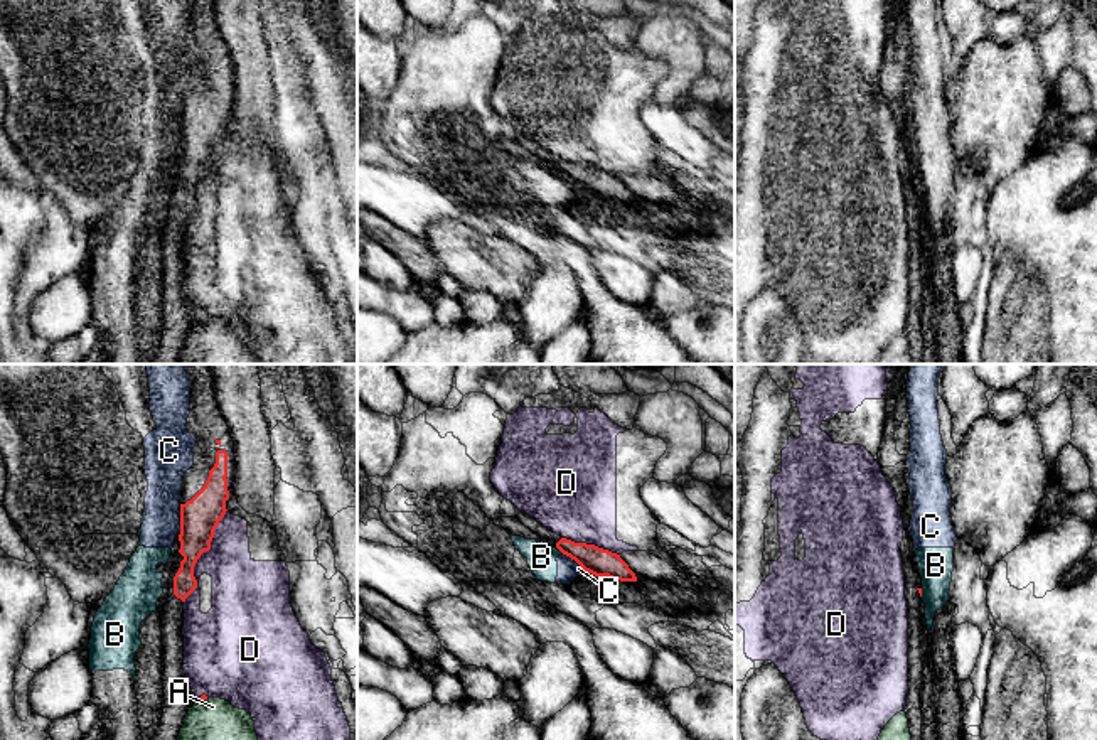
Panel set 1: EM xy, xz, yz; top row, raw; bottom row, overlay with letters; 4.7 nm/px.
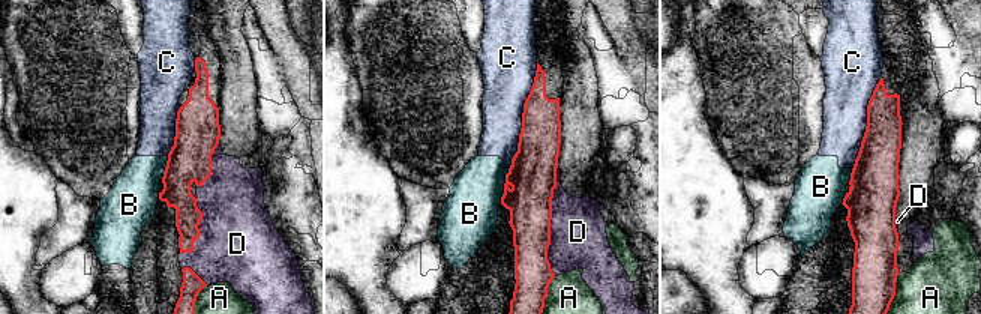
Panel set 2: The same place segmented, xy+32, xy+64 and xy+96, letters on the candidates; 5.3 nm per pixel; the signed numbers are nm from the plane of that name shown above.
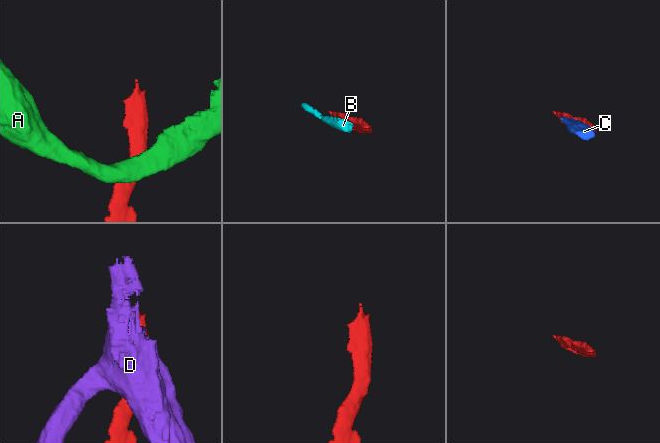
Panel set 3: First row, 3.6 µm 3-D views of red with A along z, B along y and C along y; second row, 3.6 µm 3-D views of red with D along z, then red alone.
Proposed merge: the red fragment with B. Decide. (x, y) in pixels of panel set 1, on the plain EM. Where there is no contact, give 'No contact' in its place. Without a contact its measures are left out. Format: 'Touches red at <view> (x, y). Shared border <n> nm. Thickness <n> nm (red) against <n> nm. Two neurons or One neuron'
Touches red at xz (560, 172). Shared border 40 nm. Thickness 140 nm (red) against 140 nm. Two neurons

